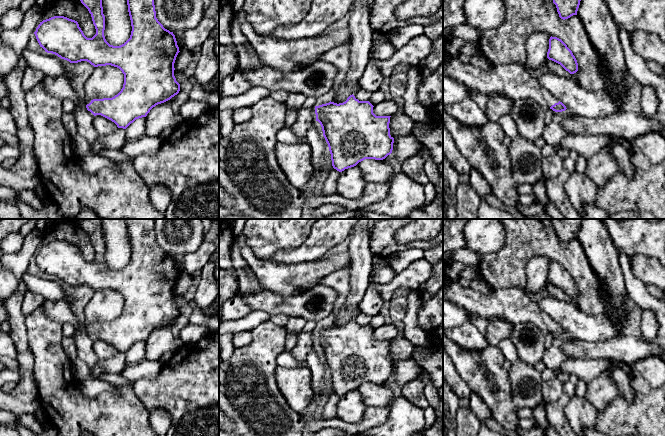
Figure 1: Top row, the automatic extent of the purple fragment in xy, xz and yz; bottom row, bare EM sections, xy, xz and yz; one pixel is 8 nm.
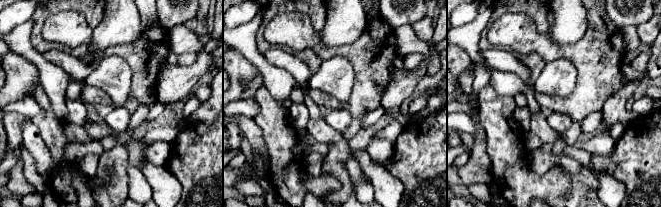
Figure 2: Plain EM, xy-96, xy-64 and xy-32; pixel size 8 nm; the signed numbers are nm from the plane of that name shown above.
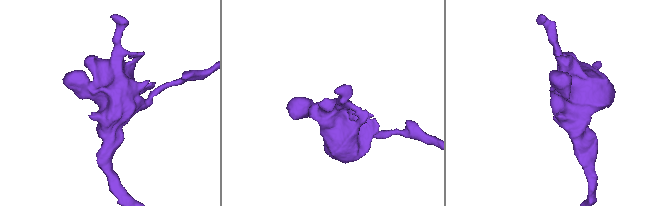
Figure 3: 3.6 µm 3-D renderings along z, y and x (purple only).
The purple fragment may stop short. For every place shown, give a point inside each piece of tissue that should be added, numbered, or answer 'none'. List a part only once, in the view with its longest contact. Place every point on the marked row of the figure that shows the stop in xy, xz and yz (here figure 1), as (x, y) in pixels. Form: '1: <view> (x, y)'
1: xz (327, 97)

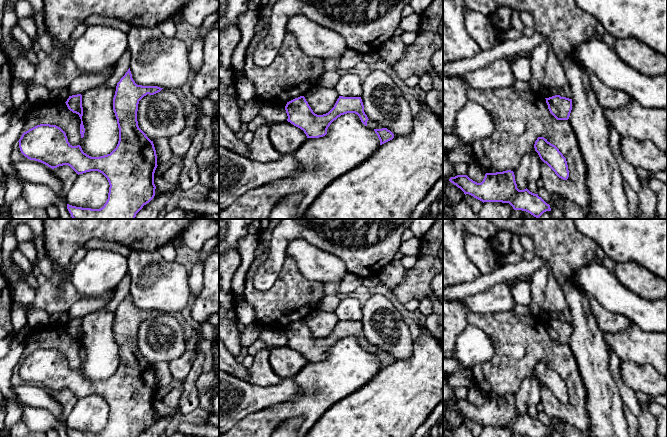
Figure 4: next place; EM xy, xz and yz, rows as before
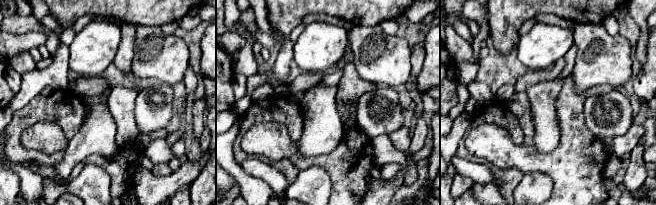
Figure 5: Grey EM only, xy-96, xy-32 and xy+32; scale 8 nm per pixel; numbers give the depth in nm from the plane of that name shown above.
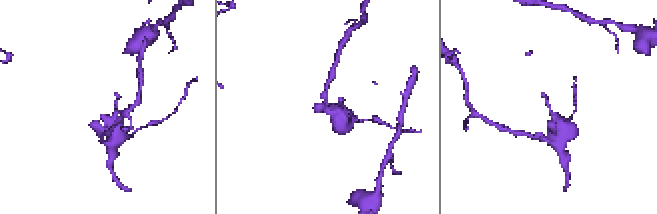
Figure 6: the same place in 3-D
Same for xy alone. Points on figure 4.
none

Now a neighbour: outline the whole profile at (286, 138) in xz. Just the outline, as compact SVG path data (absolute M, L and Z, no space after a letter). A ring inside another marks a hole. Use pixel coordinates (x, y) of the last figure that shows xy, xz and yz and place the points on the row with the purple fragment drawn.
M286 121L270 125L269 139L279 153L287 154L295 153L307 136L303 130Z

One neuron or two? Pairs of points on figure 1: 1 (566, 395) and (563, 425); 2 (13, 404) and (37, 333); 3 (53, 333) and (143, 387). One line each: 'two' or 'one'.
1: one
2: two
3: two

